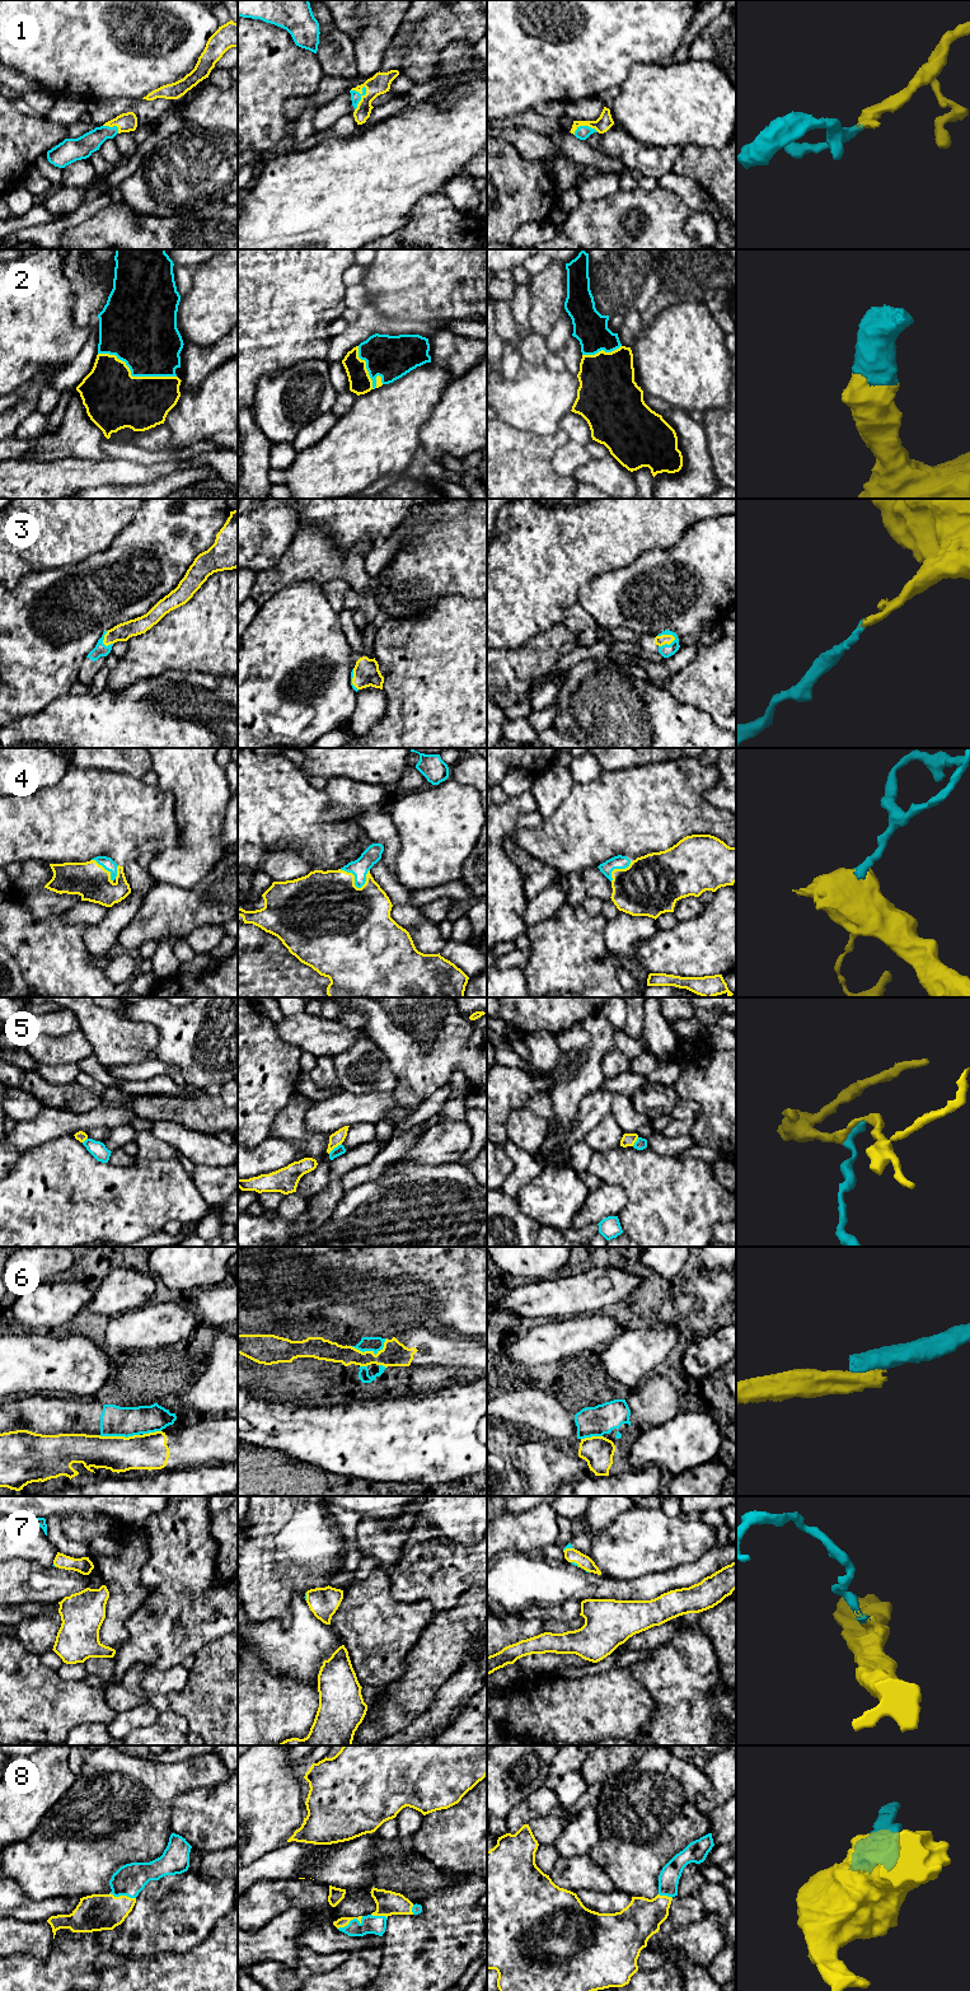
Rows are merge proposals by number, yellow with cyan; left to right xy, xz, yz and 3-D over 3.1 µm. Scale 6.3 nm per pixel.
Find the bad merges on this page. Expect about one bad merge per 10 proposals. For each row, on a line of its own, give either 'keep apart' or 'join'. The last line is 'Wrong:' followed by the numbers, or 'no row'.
1: join
2: join
3: join
4: join
5: join
6: keep apart
7: join
8: join
Wrong: 6

